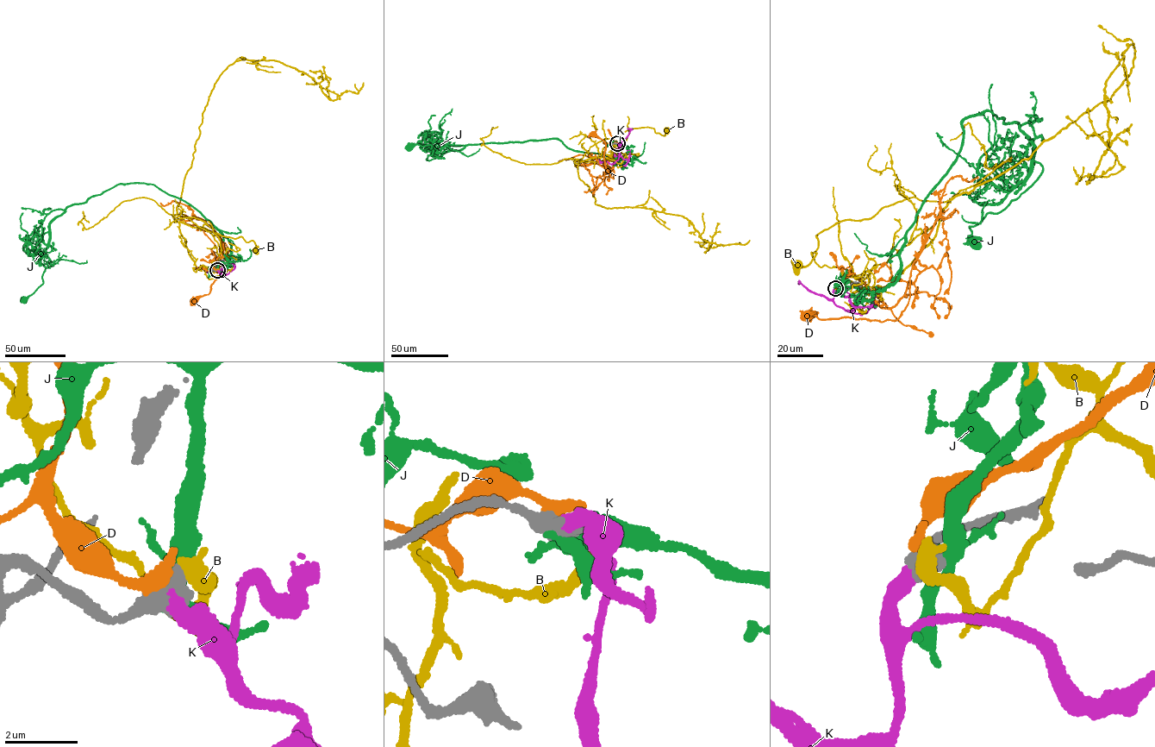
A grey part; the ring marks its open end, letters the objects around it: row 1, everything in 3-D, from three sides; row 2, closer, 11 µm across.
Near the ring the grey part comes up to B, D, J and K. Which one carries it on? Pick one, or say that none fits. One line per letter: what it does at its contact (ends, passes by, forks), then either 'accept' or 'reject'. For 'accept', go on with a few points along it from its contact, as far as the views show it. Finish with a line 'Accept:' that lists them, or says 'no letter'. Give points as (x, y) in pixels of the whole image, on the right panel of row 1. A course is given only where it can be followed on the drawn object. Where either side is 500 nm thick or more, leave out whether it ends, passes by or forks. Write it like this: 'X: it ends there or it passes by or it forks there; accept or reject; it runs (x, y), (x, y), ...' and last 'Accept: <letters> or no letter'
B: reject
D: reject
J: reject
K: accept; it runs (835, 288), (833, 301), (837, 305), (855, 313), (864, 314), (874, 306), (873, 304), (876, 303), (870, 299)
Accept: K

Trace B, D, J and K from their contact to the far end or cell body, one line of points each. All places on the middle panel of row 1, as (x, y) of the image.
B: (618, 143), (608, 154), (576, 163), (571, 159), (633, 128), (650, 127), (664, 135), (666, 130)
D: (617, 143), (614, 143), (605, 171), (610, 174), (613, 170), (613, 178), (605, 164), (605, 143), (594, 134)
J: (617, 144), (628, 149), (623, 168), (552, 138), (468, 145), (429, 160), (432, 146), (409, 147)
K: (617, 143), (619, 153), (614, 163), (602, 162), (599, 158)

